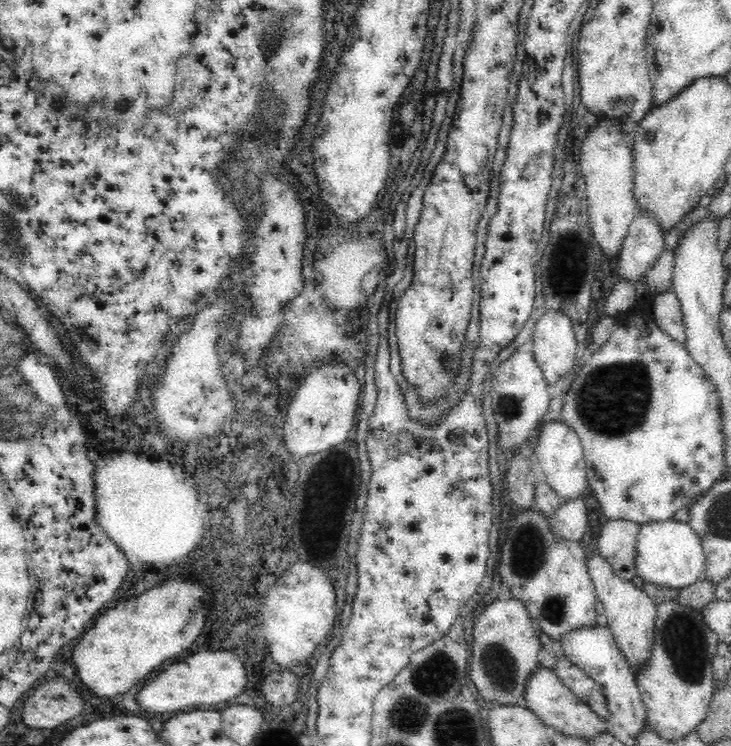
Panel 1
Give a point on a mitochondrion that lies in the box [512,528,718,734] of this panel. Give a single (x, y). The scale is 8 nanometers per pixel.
(684, 641)

